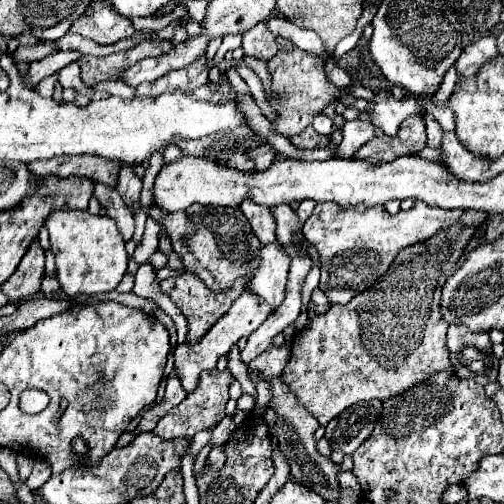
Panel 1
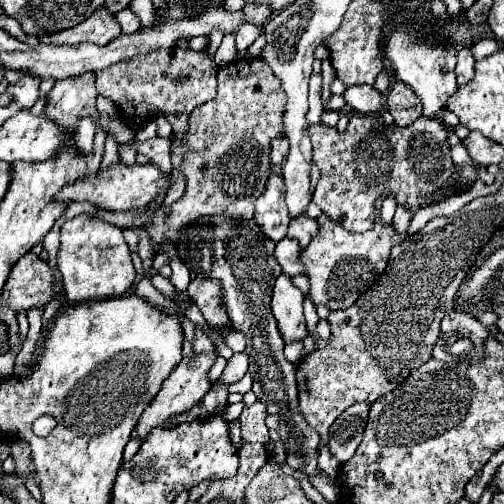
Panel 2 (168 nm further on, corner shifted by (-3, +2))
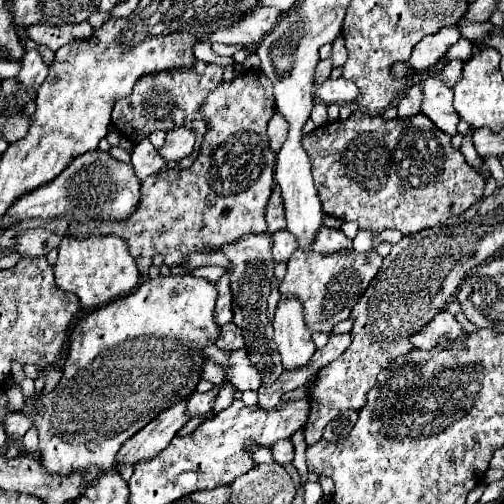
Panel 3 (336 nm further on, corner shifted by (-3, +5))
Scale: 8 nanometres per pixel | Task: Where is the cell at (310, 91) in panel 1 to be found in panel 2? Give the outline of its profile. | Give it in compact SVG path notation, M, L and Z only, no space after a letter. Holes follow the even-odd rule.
M238 58L220 66L216 98L198 106L190 114L190 128L186 134L188 146L174 140L174 156L190 156L182 160L182 172L188 180L184 196L168 208L148 206L138 212L108 212L98 208L96 216L122 230L146 228L150 242L154 244L154 252L160 252L164 242L176 246L182 228L190 224L206 224L206 218L212 216L252 220L254 202L264 192L266 180L272 174L268 156L270 142L284 134L284 100L286 96L278 78L262 58Z

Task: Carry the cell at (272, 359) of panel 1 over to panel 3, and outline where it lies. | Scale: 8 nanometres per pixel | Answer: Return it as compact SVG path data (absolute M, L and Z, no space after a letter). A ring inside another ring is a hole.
M226 383L226 385L222 387L222 391L218 393L216 403L214 403L214 411L216 411L216 413L222 411L222 409L226 409L228 405L232 405L232 401L234 401L234 391L236 391L236 387L230 385L230 383Z

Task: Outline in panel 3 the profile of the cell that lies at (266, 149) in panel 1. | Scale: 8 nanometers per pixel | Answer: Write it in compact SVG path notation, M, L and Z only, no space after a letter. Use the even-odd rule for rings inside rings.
M276 113L268 123L268 139L270 139L270 147L274 149L274 153L278 153L278 149L286 141L286 121L282 121L280 113Z

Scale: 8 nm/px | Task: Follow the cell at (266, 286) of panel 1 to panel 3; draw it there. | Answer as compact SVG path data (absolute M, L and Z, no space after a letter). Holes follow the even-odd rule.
M282 297L278 301L276 313L274 313L274 343L278 347L278 353L282 355L284 369L296 369L306 365L316 345L312 341L312 333L306 327L304 321L304 309L298 297Z

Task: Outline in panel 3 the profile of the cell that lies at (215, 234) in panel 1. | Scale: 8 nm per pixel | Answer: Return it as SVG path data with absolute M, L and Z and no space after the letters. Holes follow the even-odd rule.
M246 233L234 243L222 245L218 251L210 249L210 253L224 253L232 269L230 275L230 289L232 289L232 311L234 323L240 327L244 337L244 349L252 361L252 365L260 371L262 385L274 383L282 373L282 361L278 357L278 349L274 349L274 327L268 319L268 297L272 293L272 277L274 277L274 259L272 259L272 235L270 233Z

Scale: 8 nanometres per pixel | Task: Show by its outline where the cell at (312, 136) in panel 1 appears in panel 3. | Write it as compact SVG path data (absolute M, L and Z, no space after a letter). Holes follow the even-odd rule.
M354 111L346 121L328 121L314 129L302 139L302 145L312 159L312 177L322 201L322 211L340 221L356 221L360 229L398 229L410 235L426 227L442 225L450 215L462 213L482 199L484 193L484 177L478 177L464 155L450 145L450 137L422 113L410 119L384 121L380 115Z

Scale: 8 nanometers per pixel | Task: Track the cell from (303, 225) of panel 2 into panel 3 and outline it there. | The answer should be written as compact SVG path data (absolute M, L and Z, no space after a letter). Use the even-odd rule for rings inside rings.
M322 225L312 243L312 251L326 255L326 253L336 253L340 249L352 249L352 241L340 229Z

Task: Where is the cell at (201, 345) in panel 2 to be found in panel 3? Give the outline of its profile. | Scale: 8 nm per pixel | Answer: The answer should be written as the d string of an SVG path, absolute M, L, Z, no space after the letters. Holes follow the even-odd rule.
M244 349L228 353L228 367L224 367L228 383L236 385L240 391L258 391L260 377L258 371L252 367Z

